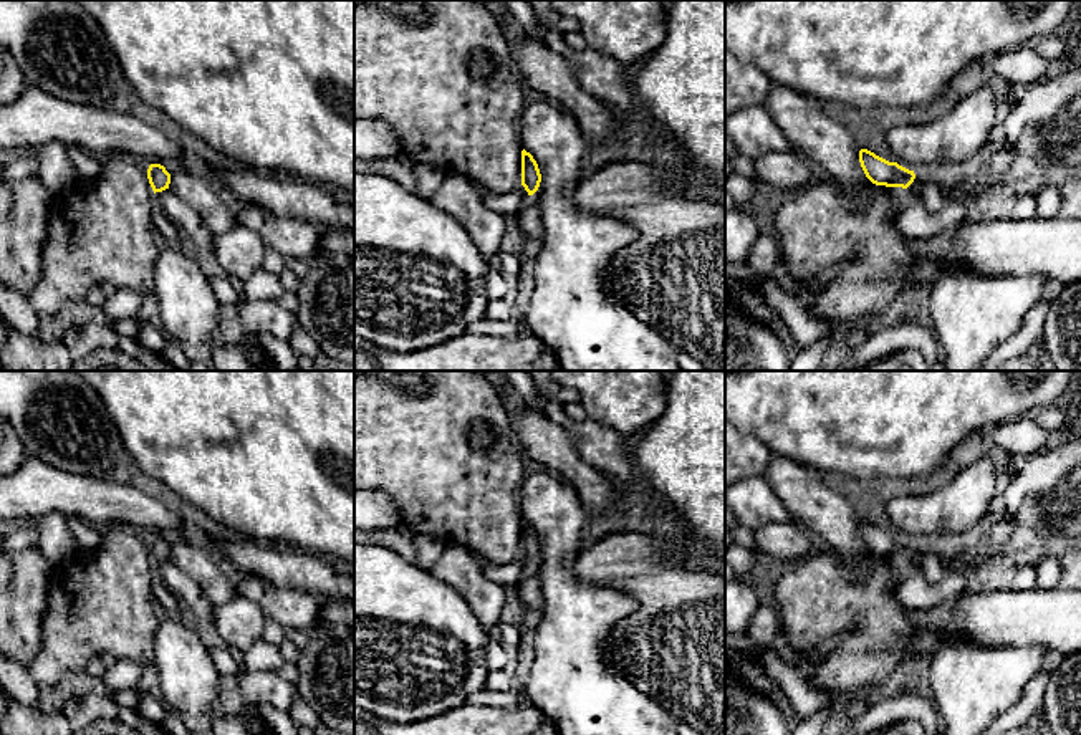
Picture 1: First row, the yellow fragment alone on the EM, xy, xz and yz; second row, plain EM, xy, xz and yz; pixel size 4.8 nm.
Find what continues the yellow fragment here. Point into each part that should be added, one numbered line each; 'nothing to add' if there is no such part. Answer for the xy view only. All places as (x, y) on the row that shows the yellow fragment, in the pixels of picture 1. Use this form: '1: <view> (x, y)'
nothing to add

